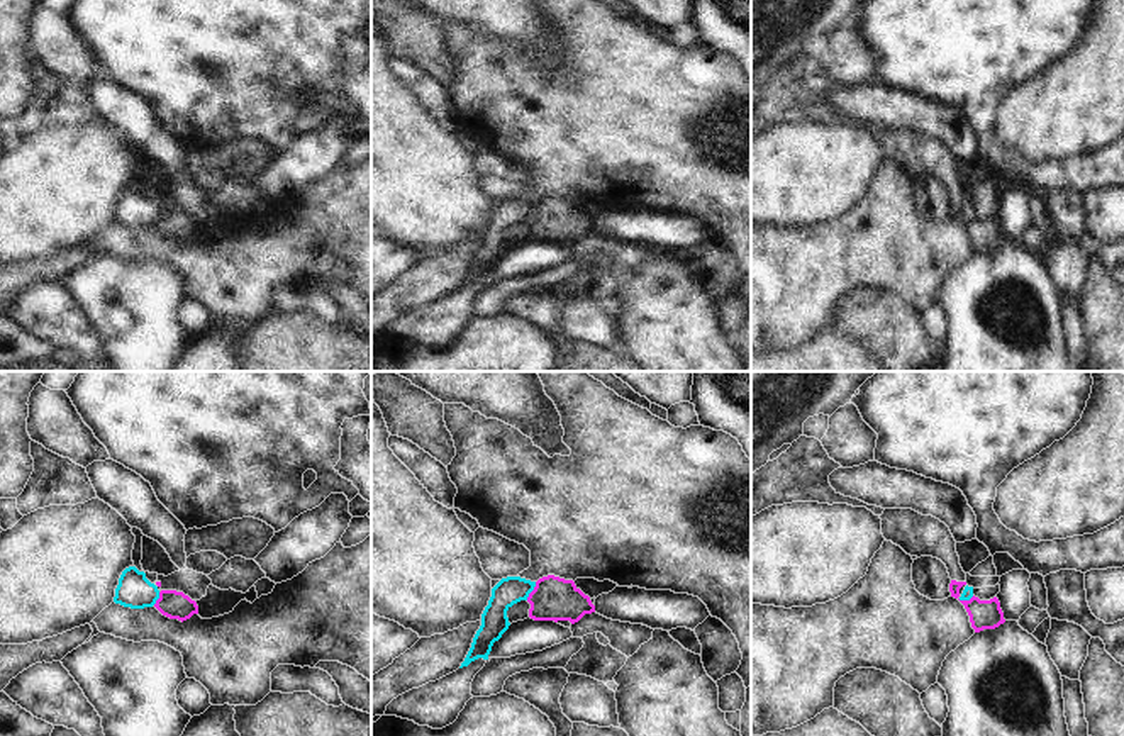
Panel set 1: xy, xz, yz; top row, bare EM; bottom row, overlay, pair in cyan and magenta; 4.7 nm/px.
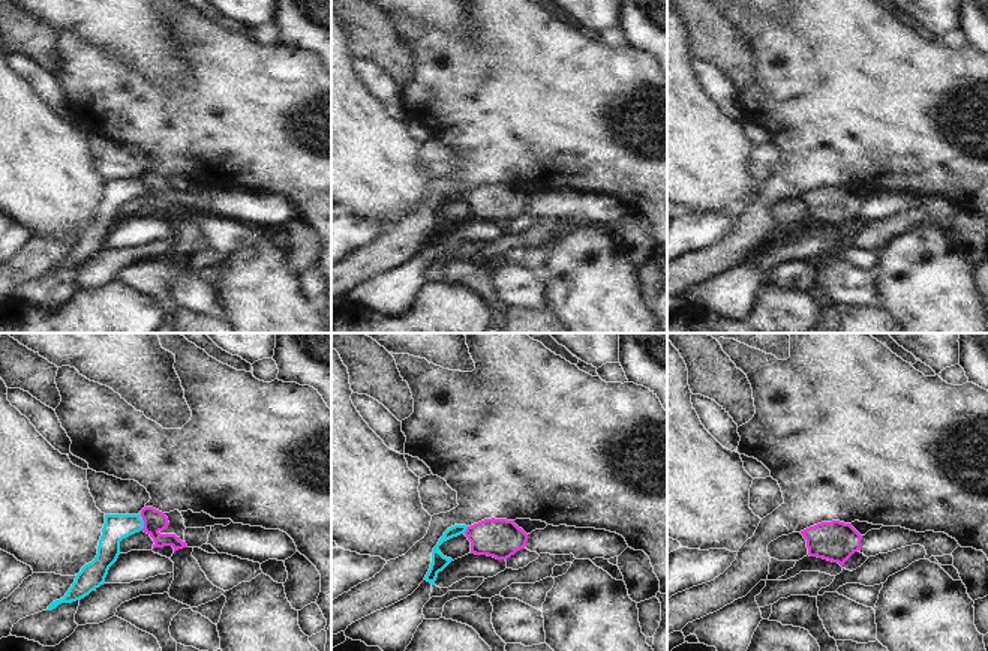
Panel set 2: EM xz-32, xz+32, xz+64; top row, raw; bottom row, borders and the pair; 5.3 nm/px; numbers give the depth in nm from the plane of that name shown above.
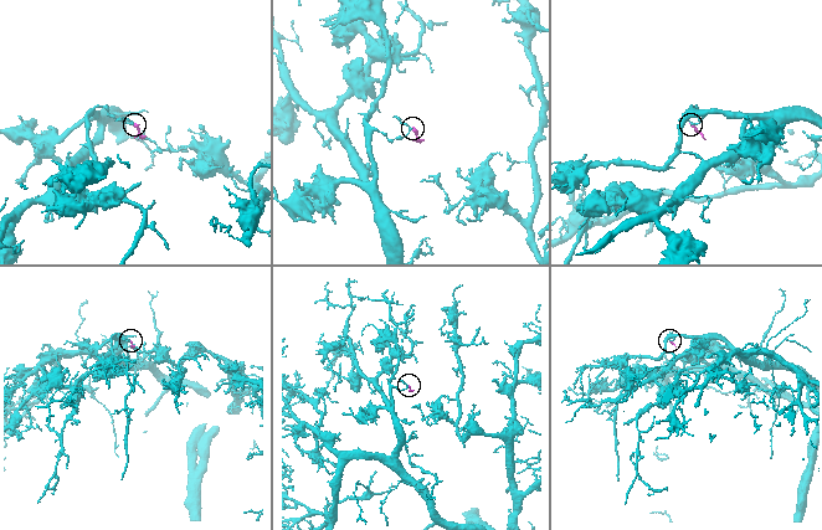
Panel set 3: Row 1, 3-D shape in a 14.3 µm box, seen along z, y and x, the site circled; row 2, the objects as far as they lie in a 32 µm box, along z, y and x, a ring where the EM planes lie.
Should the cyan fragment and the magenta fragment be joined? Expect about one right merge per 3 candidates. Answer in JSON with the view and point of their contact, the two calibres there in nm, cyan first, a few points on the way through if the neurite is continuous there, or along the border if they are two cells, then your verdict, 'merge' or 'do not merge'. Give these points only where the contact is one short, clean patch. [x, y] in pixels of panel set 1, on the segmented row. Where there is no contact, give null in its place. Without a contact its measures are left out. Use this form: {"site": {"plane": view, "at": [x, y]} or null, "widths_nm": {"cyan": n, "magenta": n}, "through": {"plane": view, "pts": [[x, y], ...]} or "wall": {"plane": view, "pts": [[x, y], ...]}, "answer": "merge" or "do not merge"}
{"site": {"plane": "xz", "at": [533, 589]}, "widths_nm": {"cyan": 130, "magenta": 200}, "wall": {"plane": "xz", "pts": [[536, 582], [526, 599]]}, "answer": "do not merge"}

